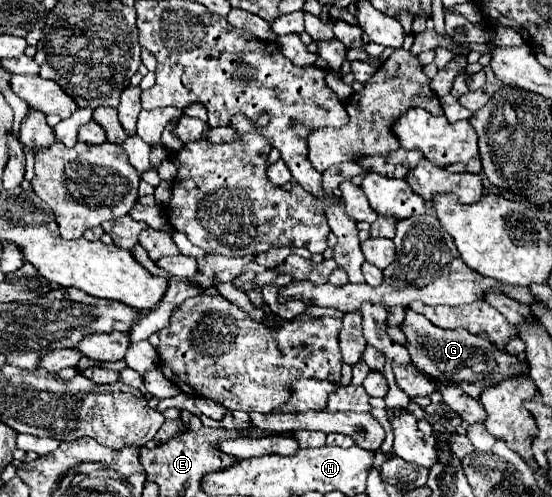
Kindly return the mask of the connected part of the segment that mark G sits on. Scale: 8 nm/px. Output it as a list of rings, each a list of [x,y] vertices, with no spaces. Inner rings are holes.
[[[406,310],[406,320],[400,328],[408,338],[406,348],[412,356],[412,362],[420,370],[428,372],[430,376],[434,376],[438,382],[446,386],[466,382],[466,386],[462,388],[472,398],[478,398],[486,388],[496,386],[504,378],[528,374],[526,362],[492,346],[486,334],[470,334],[468,330],[440,330],[432,326],[422,314],[416,314],[412,310]]]

